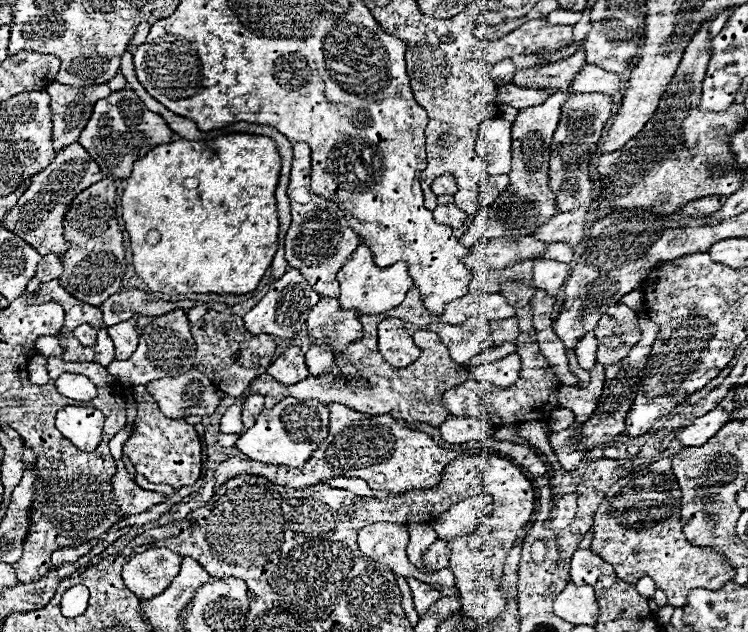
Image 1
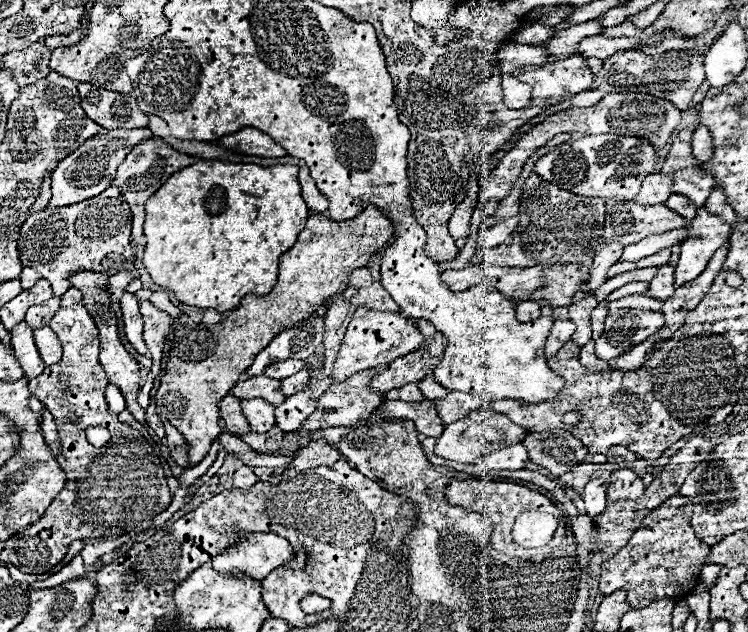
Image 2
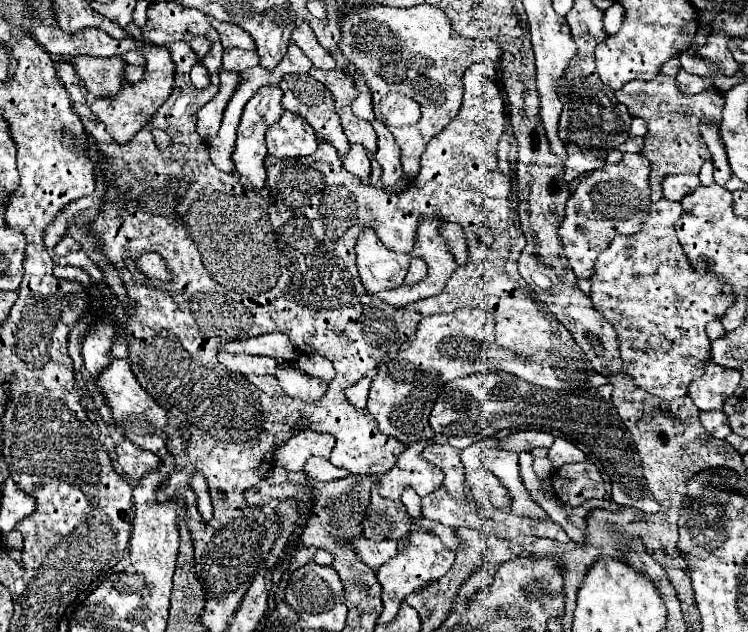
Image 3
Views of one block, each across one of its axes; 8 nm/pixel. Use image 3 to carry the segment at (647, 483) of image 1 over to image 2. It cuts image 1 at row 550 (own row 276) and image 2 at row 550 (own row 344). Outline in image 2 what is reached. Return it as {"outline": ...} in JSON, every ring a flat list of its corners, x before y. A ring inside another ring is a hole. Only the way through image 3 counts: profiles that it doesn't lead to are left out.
{"outline":[[674,496,652,510,628,544,604,562,600,574,602,594,626,590,630,606,648,606,660,598,686,598,700,580,700,569,711,551,711,547,696,538,690,526,692,510,694,504,684,496]]}

